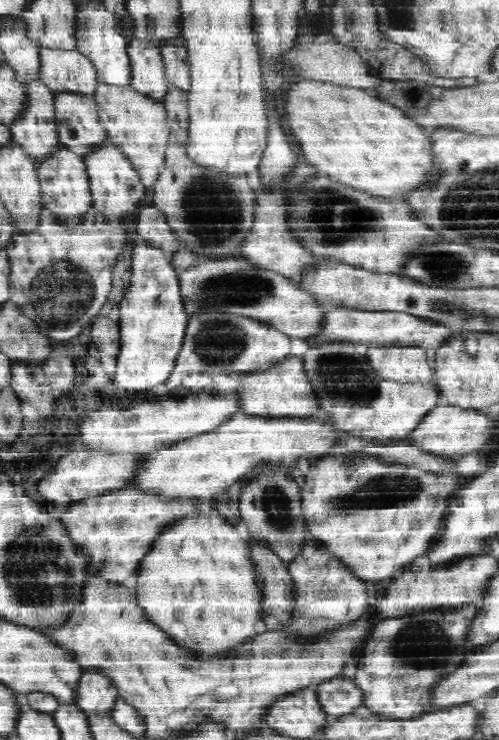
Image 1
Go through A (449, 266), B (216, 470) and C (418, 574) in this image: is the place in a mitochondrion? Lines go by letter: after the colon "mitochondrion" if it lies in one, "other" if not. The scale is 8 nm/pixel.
A: mitochondrion
B: other
C: other

